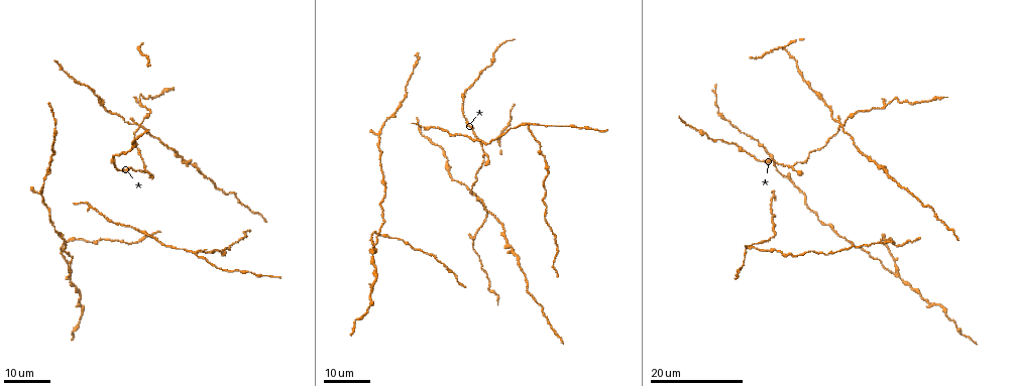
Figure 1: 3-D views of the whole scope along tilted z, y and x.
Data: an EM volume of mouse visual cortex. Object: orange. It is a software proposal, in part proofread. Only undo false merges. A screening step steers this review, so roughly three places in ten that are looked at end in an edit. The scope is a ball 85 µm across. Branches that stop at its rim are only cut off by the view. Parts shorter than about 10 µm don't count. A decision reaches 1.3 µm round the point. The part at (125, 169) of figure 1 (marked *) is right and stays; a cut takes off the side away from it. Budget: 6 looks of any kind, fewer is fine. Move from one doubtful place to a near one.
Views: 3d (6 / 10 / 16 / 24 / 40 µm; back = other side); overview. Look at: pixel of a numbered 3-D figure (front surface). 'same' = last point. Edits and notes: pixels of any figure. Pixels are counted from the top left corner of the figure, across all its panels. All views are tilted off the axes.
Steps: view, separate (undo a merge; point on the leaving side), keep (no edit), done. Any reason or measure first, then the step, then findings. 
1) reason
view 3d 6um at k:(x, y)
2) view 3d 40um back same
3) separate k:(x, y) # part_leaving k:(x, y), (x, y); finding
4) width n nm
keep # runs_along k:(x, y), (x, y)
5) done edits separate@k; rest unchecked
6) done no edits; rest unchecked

view 3d 16um at 1:(139, 125)

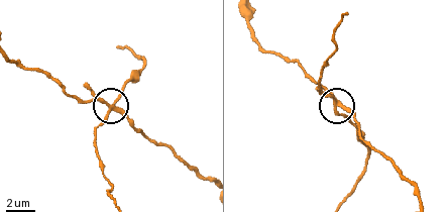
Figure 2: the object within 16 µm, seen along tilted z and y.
zoom in
view 3d 6um at 2:(336, 101)

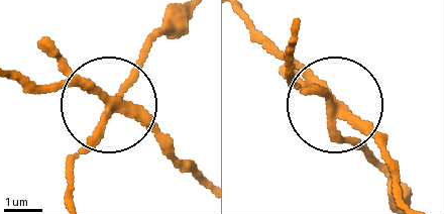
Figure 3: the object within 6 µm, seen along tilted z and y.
width 240 nm
separate 3:(73, 75) # part_leaving 3:(111, 104), (201, 180); two cells meet here

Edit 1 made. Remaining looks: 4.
looks like a crossing
view 3d 16um at 1:(195, 251)

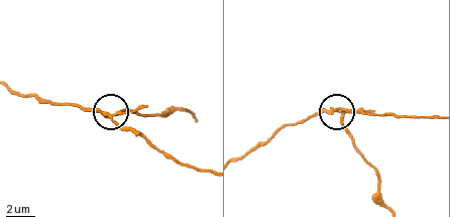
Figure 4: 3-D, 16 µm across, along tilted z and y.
view 3d 10um at 4:(113, 116)

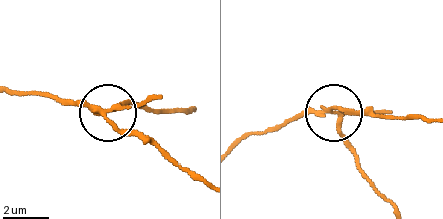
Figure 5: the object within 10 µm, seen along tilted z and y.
separate 5:(127, 104) # two cells meet here

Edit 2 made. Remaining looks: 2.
done edits separate@3, separate@5; rest unchecked

